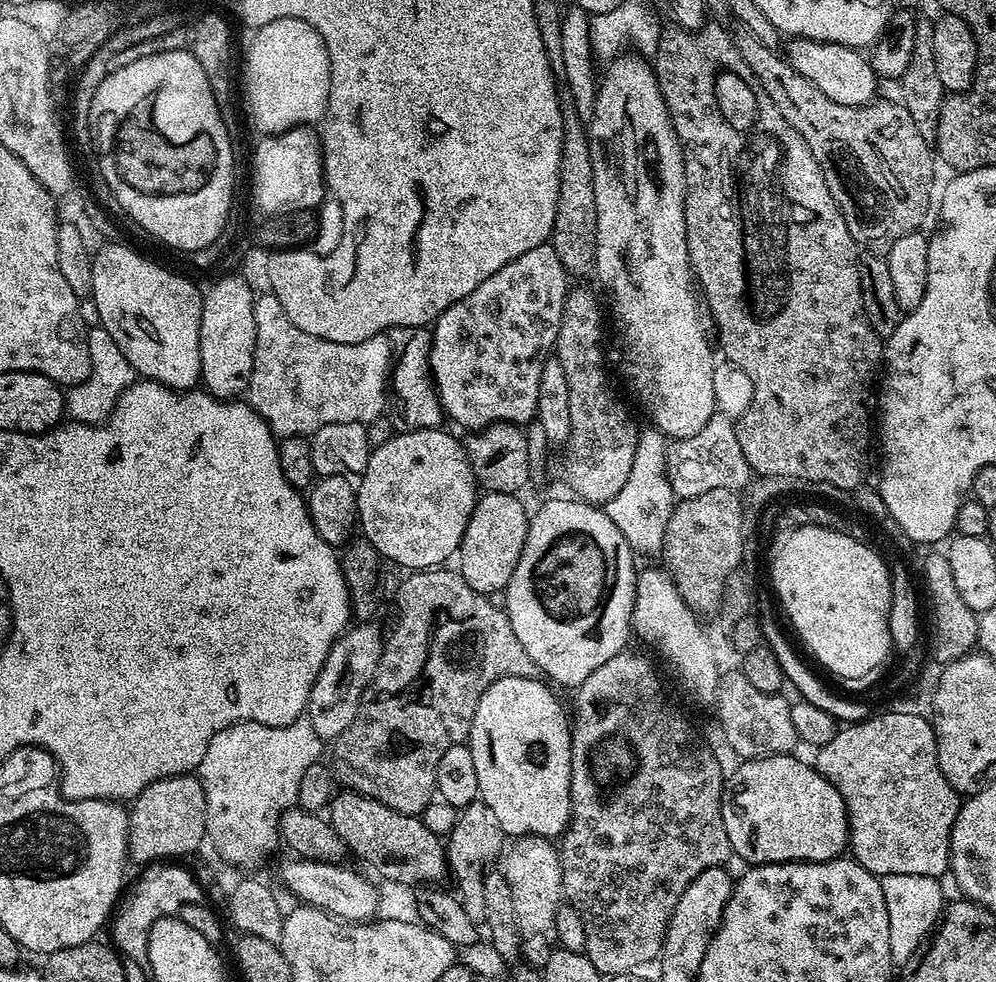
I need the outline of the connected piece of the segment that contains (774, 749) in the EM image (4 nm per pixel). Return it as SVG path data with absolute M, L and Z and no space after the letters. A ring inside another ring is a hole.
M725 671L716 691L714 711L720 719L720 732L724 740L744 760L760 756L787 756L797 751L798 737L794 730L792 704L784 694L762 694L745 678L743 672Z

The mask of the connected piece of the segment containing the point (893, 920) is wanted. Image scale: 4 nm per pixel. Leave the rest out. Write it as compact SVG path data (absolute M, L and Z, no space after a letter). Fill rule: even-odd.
M894 874L881 877L883 898L890 921L892 963L902 966L920 947L939 923L945 905L937 877L916 874Z

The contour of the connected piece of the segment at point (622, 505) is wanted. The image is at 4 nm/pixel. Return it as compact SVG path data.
M646 428L637 437L634 463L626 480L623 492L614 494L606 505L610 522L622 530L622 538L630 542L635 555L656 556L663 553L666 526L676 505L673 488L667 478L665 464L667 439L656 429Z

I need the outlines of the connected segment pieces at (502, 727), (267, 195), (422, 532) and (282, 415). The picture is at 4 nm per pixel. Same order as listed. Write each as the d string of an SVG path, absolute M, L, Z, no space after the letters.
M507 676L501 680L495 680L493 684L484 691L482 698L478 702L478 710L474 710L474 722L468 731L466 743L470 754L474 754L474 771L478 773L478 786L480 787L479 799L486 806L490 806L494 818L498 818L498 826L502 826L504 835L508 838L524 836L560 838L563 837L564 832L568 828L568 821L572 814L572 798L570 796L570 780L572 778L572 730L570 727L569 713L568 716L564 713L563 706L556 701L556 696L551 690L553 691L553 689L540 678L514 678L513 676Z
M295 128L258 140L252 168L252 196L264 215L275 218L310 212L326 196L319 139L309 132L306 128Z
M427 428L417 432L401 431L399 434L393 434L386 442L373 447L366 470L359 473L358 476L358 483L356 484L356 515L358 517L359 531L362 533L363 539L369 540L374 546L374 550L378 550L385 561L391 562L393 560L394 563L408 568L404 570L431 570L447 565L449 563L448 559L451 556L453 559L459 553L460 543L466 532L467 523L470 522L471 512L474 510L478 499L476 476L472 473L472 463L468 460L465 445L461 441L459 444L450 433L444 431L440 428Z
M256 296L254 306L256 345L254 370L246 402L260 413L277 438L303 436L334 422L368 425L385 415L384 399L390 396L390 373L394 363L392 341L381 334L366 342L326 342L306 334L286 318L278 298Z

